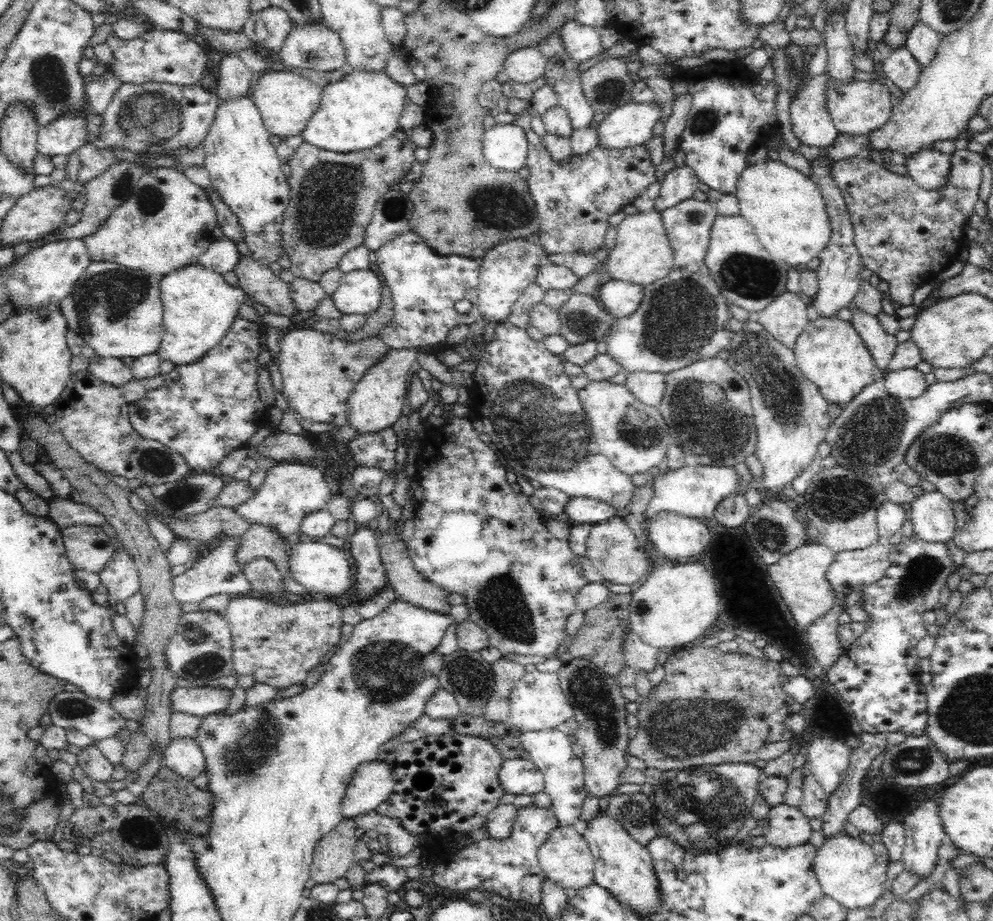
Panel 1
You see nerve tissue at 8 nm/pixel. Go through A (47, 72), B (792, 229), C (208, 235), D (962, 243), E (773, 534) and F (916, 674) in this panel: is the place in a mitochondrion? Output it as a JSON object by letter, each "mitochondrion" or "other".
{"A":"mitochondrion","B":"other","C":"other","D":"other","E":"mitochondrion","F":"other"}

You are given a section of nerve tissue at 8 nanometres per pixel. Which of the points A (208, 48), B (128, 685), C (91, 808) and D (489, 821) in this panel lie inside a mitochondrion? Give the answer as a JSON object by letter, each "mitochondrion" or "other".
{"A":"other","B":"other","C":"other","D":"other"}

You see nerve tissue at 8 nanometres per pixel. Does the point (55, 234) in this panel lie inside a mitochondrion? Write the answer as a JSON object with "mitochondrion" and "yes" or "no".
{"mitochondrion":"no"}

